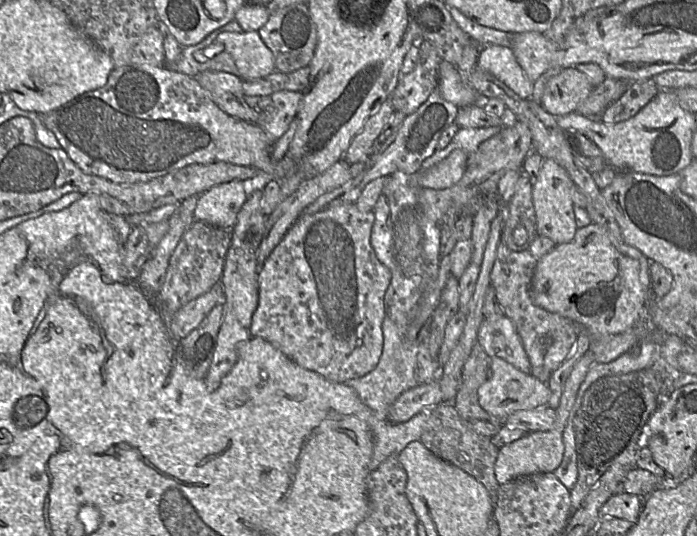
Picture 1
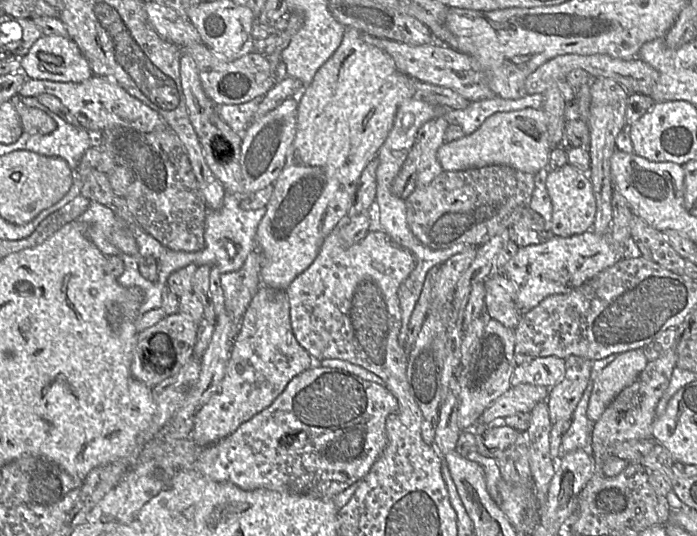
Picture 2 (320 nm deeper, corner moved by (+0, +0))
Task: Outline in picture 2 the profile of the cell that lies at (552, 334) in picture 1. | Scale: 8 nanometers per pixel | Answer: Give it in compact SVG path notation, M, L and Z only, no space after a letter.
M569 356L565 360L564 378L550 388L546 400L550 420L572 419L589 381L592 361L579 356Z

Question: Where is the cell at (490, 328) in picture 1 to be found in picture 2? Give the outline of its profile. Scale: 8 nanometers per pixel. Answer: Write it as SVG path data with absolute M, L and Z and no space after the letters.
M494 271L484 281L485 315L504 326L515 329L522 312L515 302L515 288L505 273Z

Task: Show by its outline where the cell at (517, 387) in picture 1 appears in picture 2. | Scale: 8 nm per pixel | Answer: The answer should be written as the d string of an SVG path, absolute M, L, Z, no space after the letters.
M550 356L535 358L529 362L517 365L511 376L511 386L532 384L552 388L565 375L565 360Z

